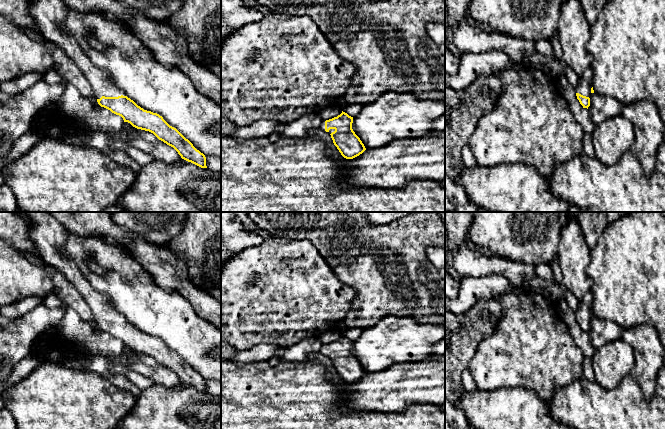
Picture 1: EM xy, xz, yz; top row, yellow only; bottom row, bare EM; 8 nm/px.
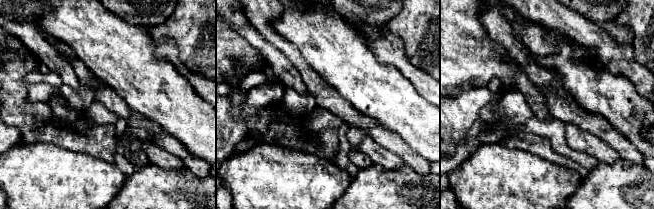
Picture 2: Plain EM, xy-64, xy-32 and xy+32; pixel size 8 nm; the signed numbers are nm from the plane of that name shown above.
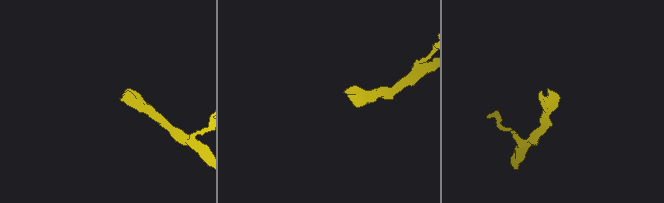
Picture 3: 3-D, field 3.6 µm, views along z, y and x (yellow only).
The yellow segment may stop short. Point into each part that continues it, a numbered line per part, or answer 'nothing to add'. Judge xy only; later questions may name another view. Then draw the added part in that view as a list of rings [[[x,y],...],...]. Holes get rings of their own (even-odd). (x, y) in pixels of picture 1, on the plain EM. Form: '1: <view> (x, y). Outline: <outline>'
1: xy (49, 236). Outline: [[[15,212],[27,219],[30,238],[39,255],[70,281],[90,307],[97,323],[102,320],[126,320],[111,304],[110,299],[95,290],[80,272],[79,267],[62,250],[67,230],[49,212]]]

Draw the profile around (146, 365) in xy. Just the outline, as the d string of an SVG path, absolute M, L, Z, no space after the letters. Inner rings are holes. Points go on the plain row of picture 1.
M124 346L123 351L129 369L151 378L155 384L173 388L182 383L173 371L159 364L153 357L137 353L128 346Z

